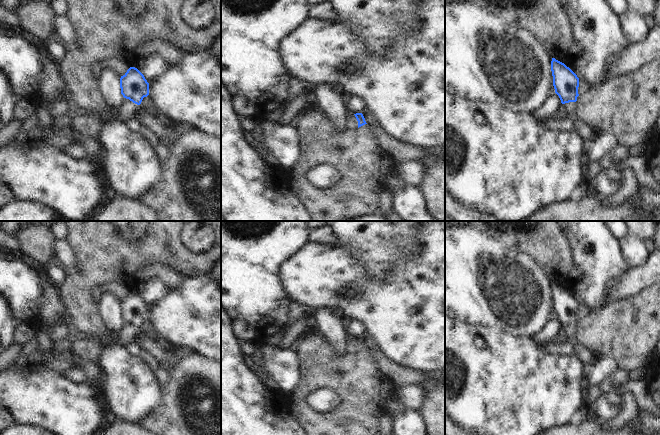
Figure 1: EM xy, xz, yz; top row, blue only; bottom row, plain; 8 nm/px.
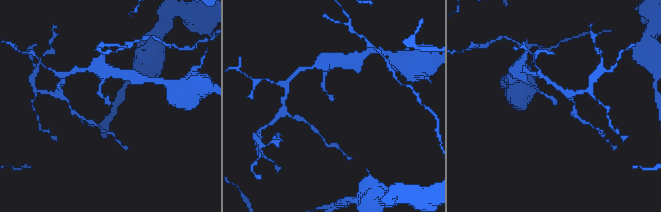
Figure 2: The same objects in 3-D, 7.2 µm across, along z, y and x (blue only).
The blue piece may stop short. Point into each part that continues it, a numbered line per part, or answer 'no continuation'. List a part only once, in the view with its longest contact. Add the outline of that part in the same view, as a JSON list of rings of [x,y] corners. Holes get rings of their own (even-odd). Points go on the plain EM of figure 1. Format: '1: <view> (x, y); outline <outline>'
1: xy (128, 334); outline [[[124,322],[122,329],[117,333],[116,343],[123,347],[137,341],[137,332],[139,329],[129,323]]]

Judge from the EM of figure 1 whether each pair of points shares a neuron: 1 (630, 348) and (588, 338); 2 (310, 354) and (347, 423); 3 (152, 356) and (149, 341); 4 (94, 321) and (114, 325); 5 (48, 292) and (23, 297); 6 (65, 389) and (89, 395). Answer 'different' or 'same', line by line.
1: same
2: same
3: same
4: different
5: different
6: same

